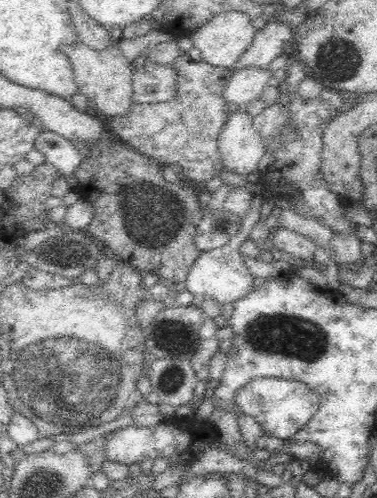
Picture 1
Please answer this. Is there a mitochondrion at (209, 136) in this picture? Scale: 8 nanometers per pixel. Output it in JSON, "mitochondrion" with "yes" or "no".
{"mitochondrion":"no"}

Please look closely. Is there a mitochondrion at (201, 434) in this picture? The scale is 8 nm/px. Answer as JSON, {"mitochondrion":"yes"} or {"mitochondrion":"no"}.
{"mitochondrion":"no"}

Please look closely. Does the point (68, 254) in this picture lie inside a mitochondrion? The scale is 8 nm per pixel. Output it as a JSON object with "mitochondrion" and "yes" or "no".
{"mitochondrion":"yes"}

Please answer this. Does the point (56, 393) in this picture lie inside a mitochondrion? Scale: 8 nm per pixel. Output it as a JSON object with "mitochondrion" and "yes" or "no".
{"mitochondrion":"yes"}

